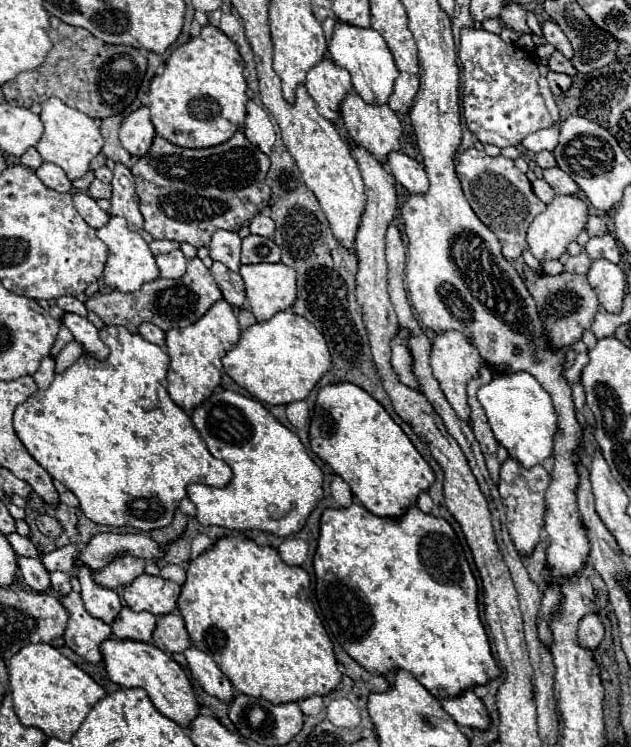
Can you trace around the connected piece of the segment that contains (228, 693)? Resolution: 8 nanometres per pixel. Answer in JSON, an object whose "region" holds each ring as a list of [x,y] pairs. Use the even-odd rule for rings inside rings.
{"region":[[[187,648],[185,658],[187,658],[187,664],[189,664],[191,676],[199,682],[199,686],[207,694],[211,694],[211,696],[215,696],[215,698],[219,698],[227,704],[233,702],[235,690],[231,686],[231,680],[219,670],[219,666],[211,660],[211,656],[203,654],[197,648]]]}

